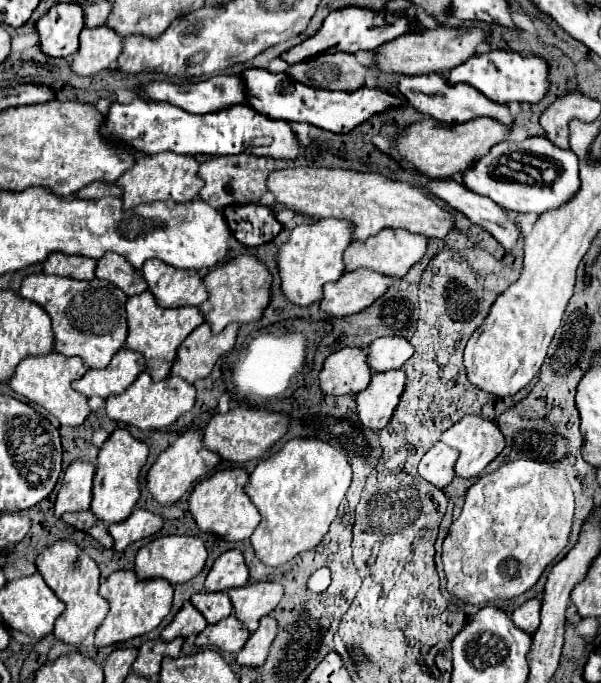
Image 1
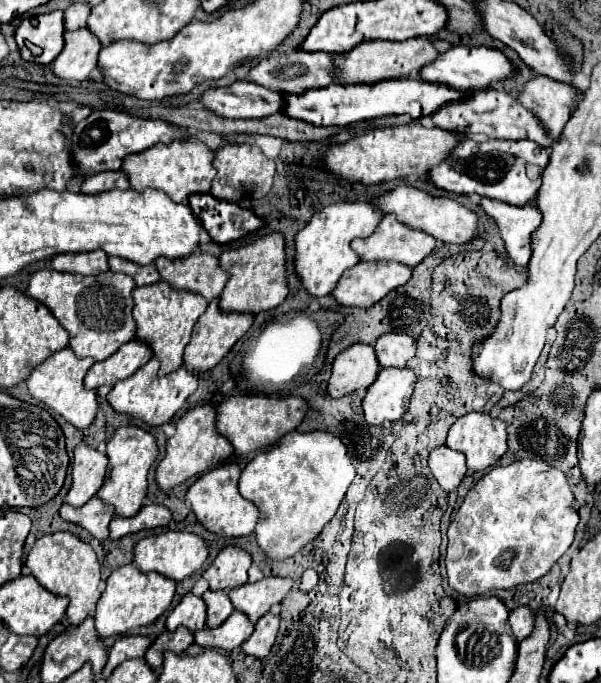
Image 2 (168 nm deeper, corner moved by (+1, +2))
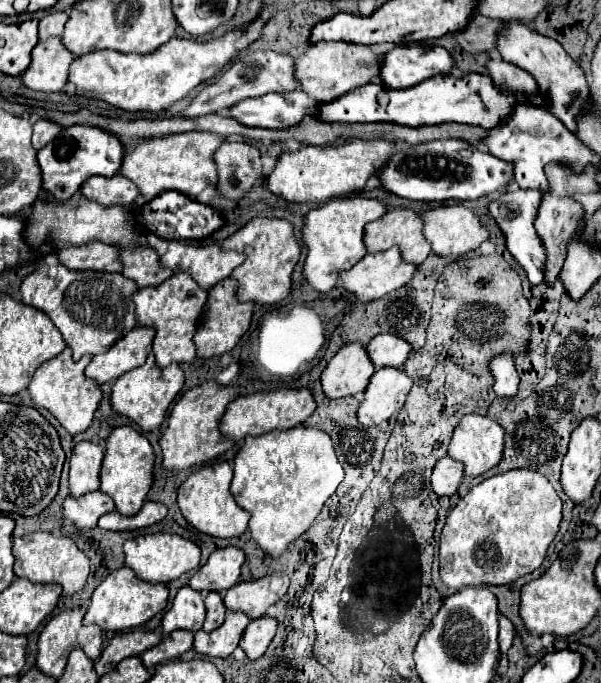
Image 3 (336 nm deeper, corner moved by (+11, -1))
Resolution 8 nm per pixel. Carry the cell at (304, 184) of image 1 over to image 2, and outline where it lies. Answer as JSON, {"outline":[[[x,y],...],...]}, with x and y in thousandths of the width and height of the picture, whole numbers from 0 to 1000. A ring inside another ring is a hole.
{"outline":[[[664,272],[654,281],[641,281],[637,287],[631,287],[631,293],[621,293],[621,299],[631,302],[637,313],[657,313],[664,322],[677,325],[681,334],[707,337],[724,351],[744,357],[774,357],[794,348],[794,325],[797,325],[794,313],[754,290],[724,290],[687,272]]]}

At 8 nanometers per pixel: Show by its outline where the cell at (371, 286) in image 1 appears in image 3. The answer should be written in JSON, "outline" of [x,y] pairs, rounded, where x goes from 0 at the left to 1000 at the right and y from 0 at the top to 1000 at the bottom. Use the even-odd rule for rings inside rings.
{"outline":[[[661,362],[637,370],[614,370],[581,397],[571,397],[567,417],[591,438],[611,444],[671,420],[691,400],[694,388],[674,385]]]}

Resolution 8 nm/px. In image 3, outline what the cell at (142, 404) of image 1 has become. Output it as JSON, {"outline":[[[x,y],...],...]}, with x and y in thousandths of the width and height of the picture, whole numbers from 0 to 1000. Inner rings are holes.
{"outline":[[[248,520],[235,537],[211,543],[208,549],[201,549],[191,558],[181,590],[185,590],[188,602],[221,613],[238,631],[258,631],[268,625],[275,605],[278,605],[281,593],[288,590],[288,584],[304,570],[304,558],[308,558],[308,552],[304,552],[304,543],[298,540],[298,534],[288,531],[275,540],[268,540],[268,537],[261,537],[258,523]]]}

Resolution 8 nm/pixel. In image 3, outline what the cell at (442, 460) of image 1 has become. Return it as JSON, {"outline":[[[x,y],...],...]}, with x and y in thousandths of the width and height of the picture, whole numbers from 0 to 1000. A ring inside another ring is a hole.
{"outline":[[[737,669],[724,678],[720,695],[717,695],[717,713],[727,725],[754,725],[770,701],[770,678]]]}

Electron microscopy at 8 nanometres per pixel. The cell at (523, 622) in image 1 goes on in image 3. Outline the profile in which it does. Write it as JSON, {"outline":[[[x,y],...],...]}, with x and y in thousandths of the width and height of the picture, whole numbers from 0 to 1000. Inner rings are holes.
{"outline":[[[834,900],[830,903],[830,950],[834,950],[834,956],[847,953],[847,947],[854,944],[854,933],[857,933],[857,915],[840,900]]]}

